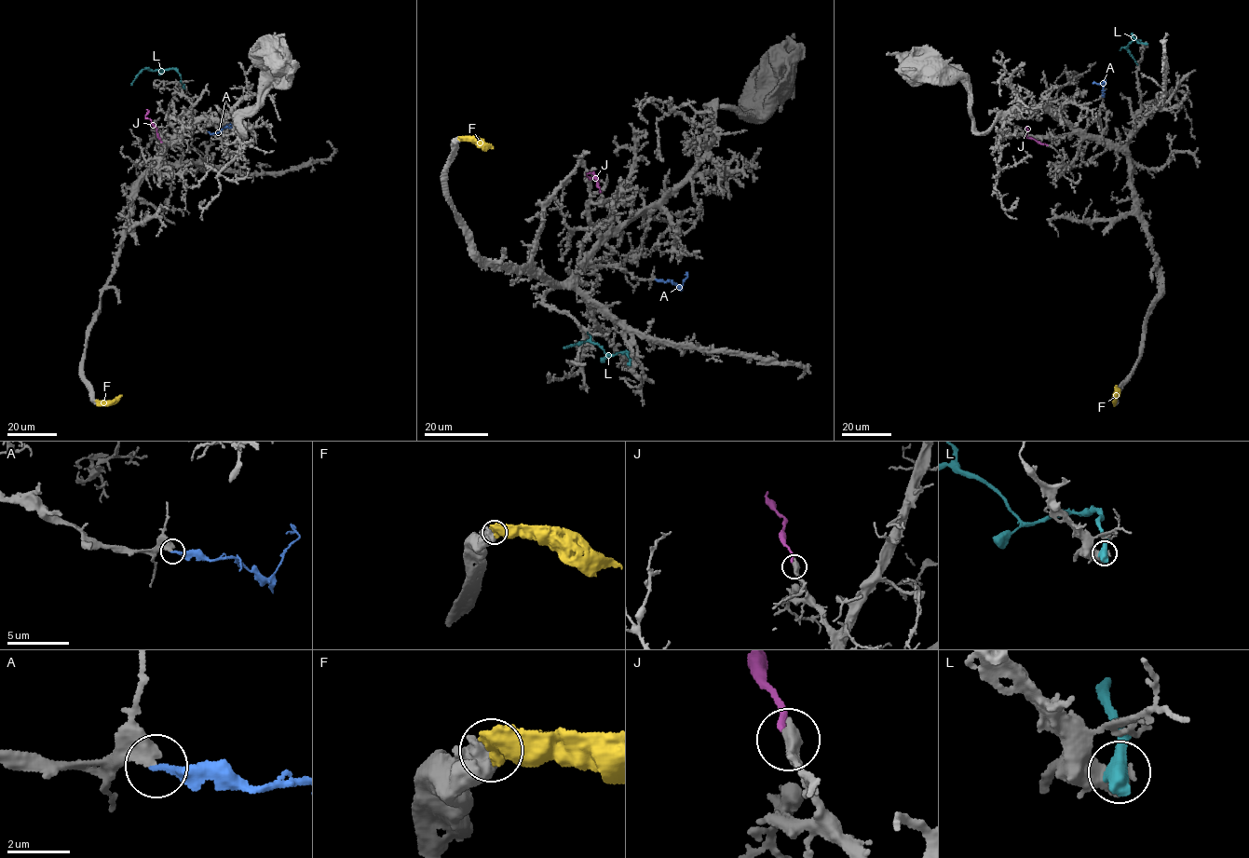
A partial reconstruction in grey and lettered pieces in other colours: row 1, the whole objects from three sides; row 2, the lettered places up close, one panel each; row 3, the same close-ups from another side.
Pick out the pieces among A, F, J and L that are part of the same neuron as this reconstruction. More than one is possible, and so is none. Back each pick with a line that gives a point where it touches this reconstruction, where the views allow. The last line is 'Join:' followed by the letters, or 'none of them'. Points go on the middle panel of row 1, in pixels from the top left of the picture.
A: (655, 279)
F: (459, 138)
Join: A, F

